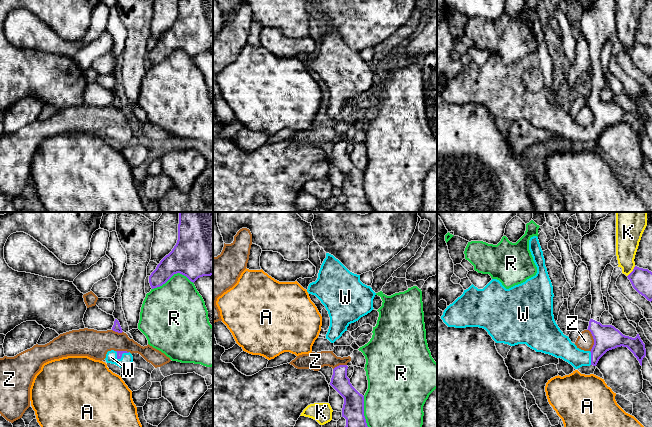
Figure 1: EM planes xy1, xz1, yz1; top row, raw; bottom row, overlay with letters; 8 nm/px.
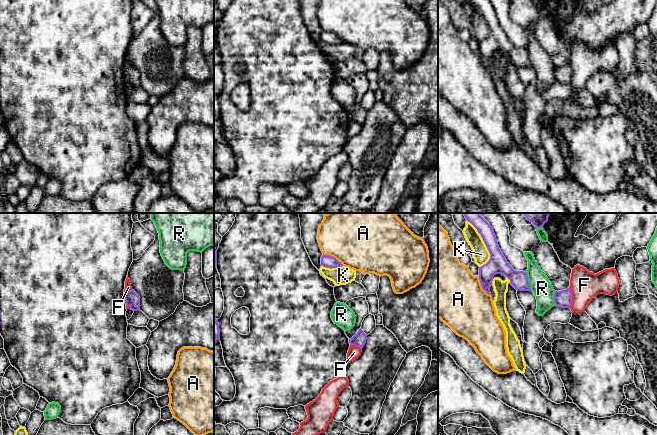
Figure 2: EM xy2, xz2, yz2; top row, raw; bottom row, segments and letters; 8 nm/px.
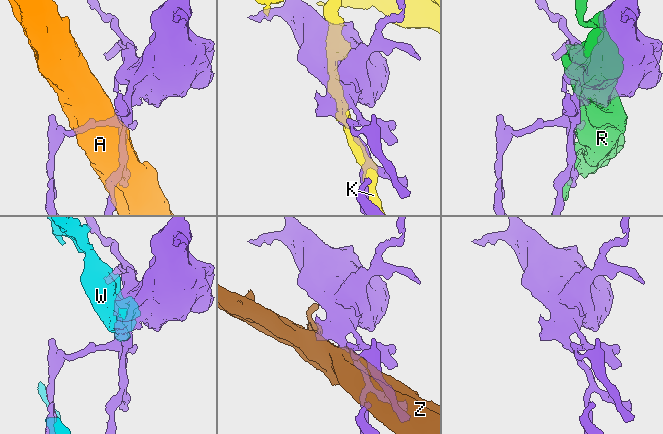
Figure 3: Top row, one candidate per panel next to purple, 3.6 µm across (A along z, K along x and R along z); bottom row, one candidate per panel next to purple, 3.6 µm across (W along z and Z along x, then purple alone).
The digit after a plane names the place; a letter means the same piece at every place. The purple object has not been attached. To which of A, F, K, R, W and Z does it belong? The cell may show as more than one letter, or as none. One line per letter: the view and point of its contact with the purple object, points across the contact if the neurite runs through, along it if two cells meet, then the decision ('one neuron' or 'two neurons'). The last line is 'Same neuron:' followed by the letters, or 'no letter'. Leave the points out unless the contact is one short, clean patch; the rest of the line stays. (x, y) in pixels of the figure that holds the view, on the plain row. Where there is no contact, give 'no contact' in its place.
A: contact xz2 (332, 32); two neurons
F: contact yz2 (571, 73); border yz2 (569, 63), (571, 68), (570, 83); two neurons
K: contact yz2 (486, 22); two neurons
R: contact xy1 (172, 51); two neurons
W: contact yz1 (591, 134); one neuron
Z: contact yz1 (594, 116); border yz1 (587, 105), (593, 115), (593, 122), (590, 127); two neurons
Same neuron: W

